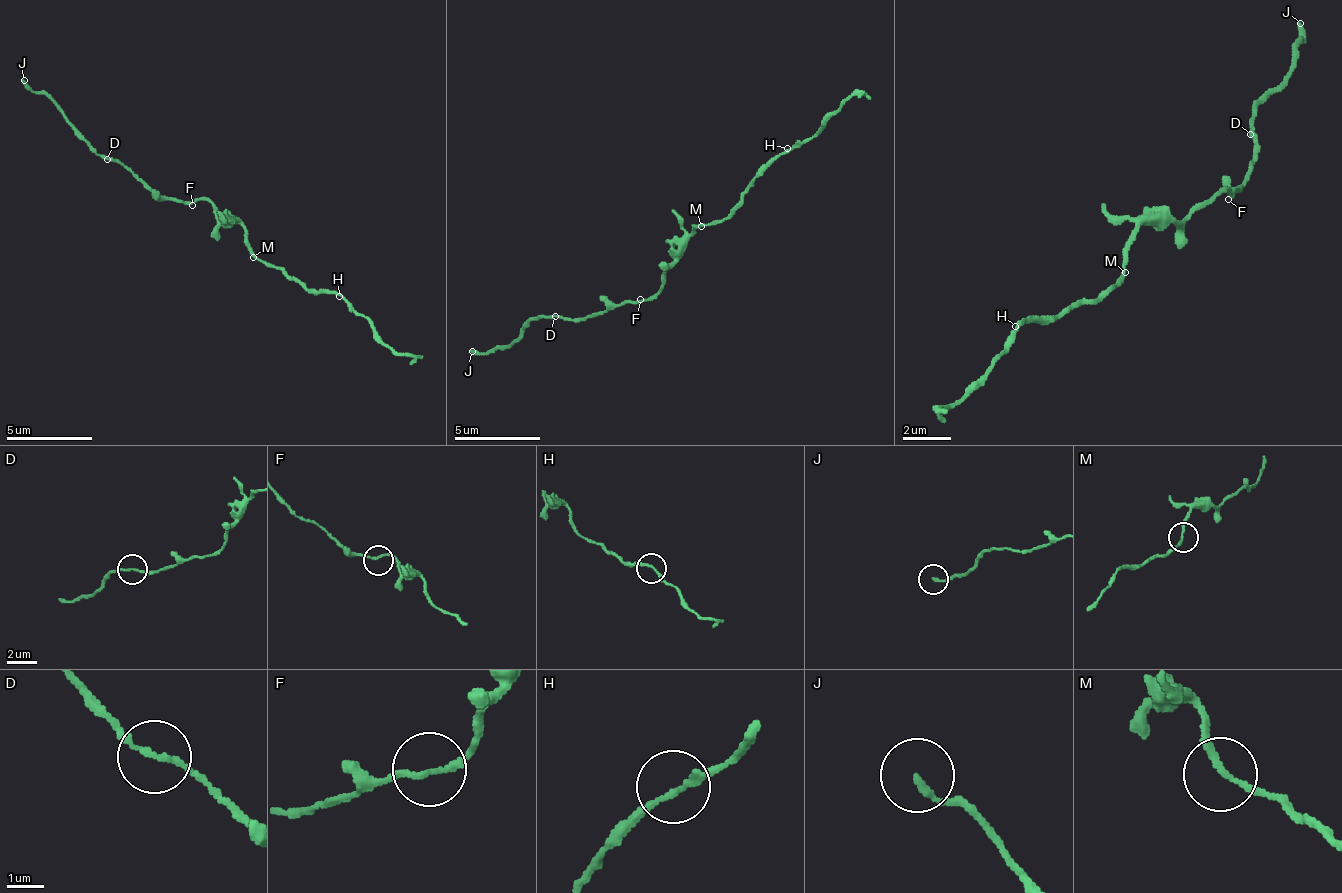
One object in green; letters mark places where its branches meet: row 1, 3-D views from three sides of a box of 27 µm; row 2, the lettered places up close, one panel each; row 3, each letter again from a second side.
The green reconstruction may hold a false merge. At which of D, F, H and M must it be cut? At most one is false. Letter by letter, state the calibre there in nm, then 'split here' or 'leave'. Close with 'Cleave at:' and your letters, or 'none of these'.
D: 140 nm | leave
F: 160 nm | leave
H: 180 nm | leave
M: 160 nm | leave
Cleave at: none of these

